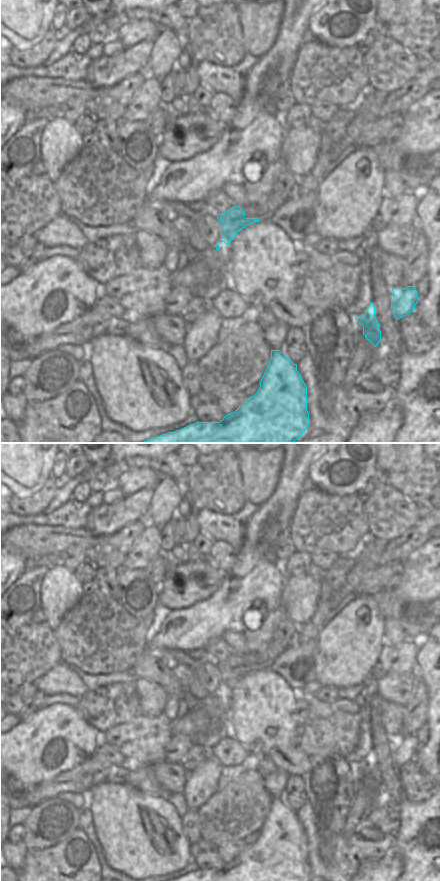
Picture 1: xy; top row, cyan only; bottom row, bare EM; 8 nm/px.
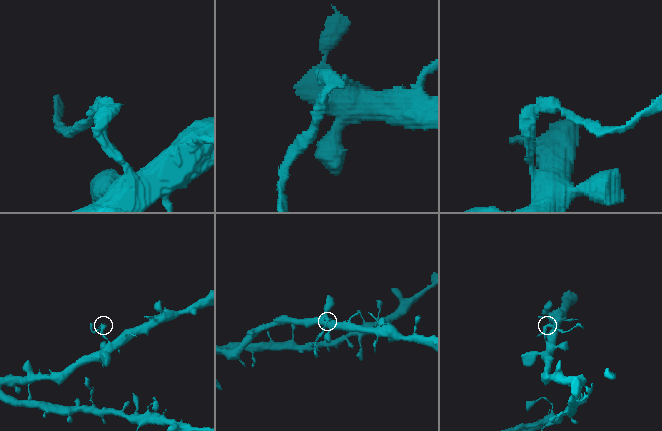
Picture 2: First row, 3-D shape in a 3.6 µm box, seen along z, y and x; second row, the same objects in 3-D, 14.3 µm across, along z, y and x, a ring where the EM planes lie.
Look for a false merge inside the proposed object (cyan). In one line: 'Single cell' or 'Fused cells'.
Fused cells.

